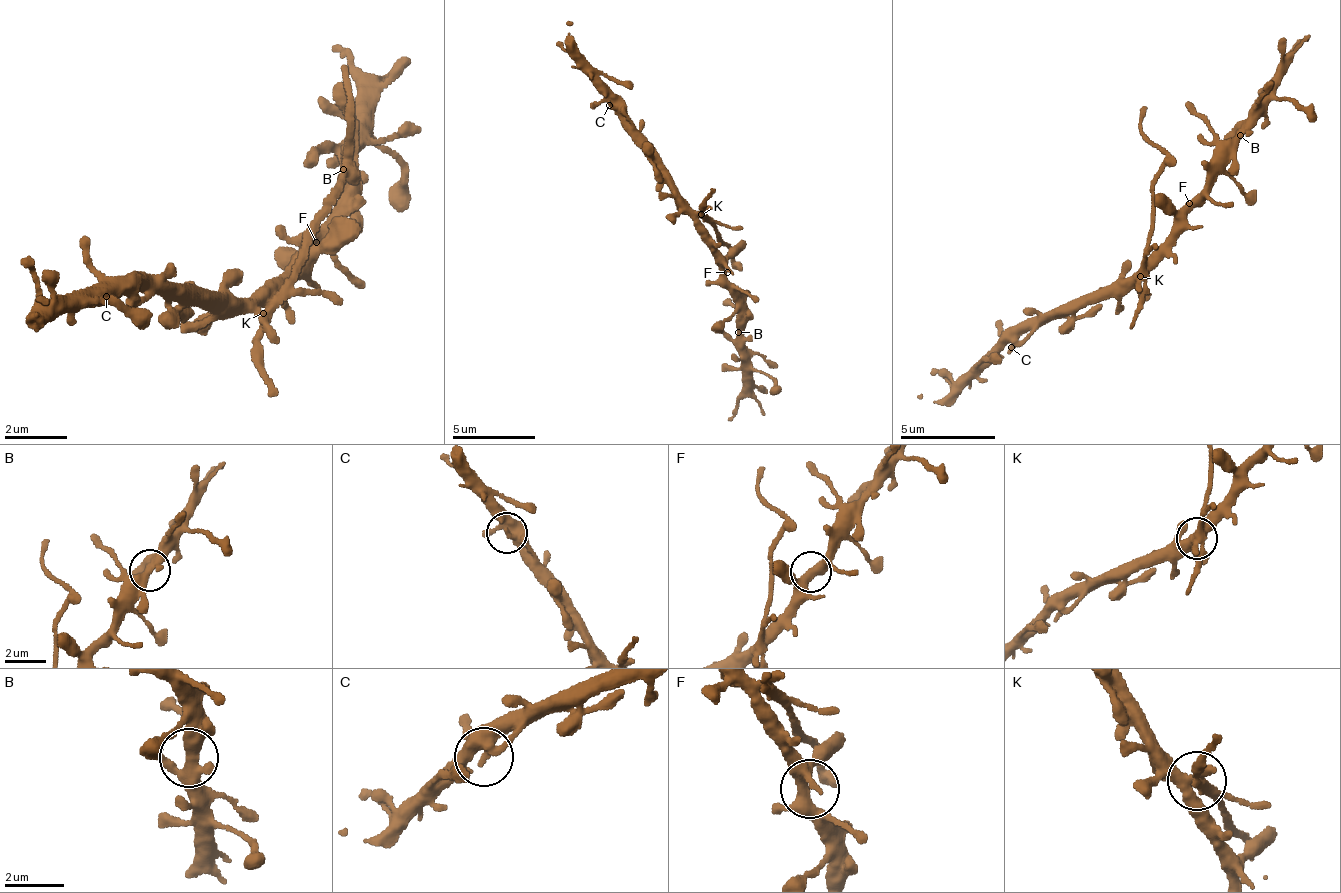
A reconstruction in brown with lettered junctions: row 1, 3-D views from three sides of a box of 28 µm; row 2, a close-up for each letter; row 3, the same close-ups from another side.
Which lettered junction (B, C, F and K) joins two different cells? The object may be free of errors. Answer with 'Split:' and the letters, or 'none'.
Split: K

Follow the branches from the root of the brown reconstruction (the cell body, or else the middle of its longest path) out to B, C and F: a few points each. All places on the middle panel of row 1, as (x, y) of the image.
B: (696, 228), (738, 308), (735, 327), (738, 332)
C: (696, 228), (674, 181), (609, 105)
F: (696, 228), (727, 272)

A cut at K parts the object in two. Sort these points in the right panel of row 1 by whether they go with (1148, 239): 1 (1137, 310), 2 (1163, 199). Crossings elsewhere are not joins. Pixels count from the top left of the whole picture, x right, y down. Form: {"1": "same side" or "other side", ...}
{"1": "same side", "2": "other side"}

